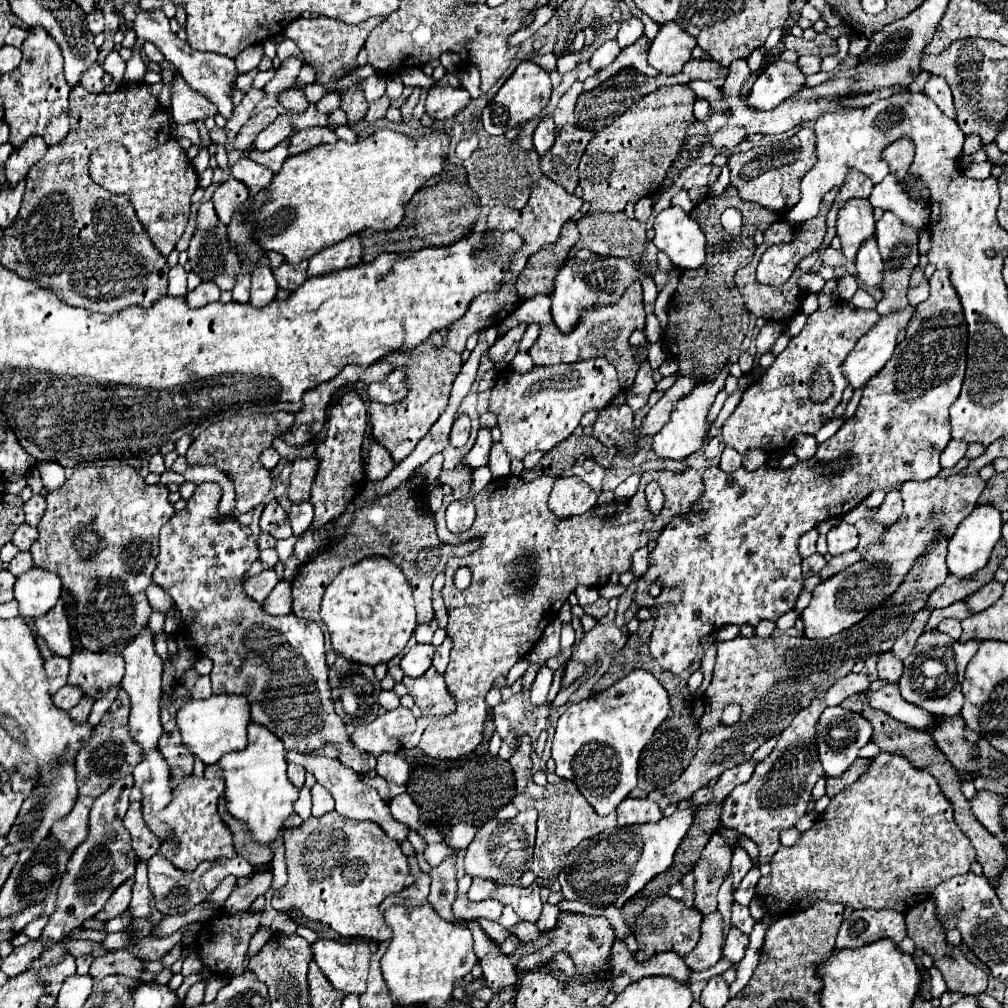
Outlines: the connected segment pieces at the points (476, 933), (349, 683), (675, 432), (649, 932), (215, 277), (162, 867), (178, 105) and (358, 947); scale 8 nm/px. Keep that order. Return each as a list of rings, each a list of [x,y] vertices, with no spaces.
[[[476,920],[467,921],[467,927],[475,939],[475,955],[483,969],[487,987],[493,993],[499,993],[503,987],[511,987],[517,983],[517,961],[515,955],[503,955],[499,947],[483,933]]]
[[[337,657],[335,665],[329,669],[329,683],[333,689],[333,695],[337,695],[335,711],[339,717],[347,719],[349,711],[345,711],[341,703],[341,689],[349,689],[357,697],[357,709],[351,715],[351,721],[373,721],[379,713],[379,693],[381,685],[375,679],[373,667],[359,667],[359,663],[345,661]]]
[[[723,367],[723,371],[719,373],[719,377],[715,381],[703,383],[701,387],[695,387],[695,391],[691,391],[691,395],[687,399],[681,399],[677,403],[677,409],[673,411],[671,421],[653,439],[653,451],[659,457],[673,459],[673,461],[683,461],[683,459],[687,459],[689,455],[693,455],[695,451],[699,451],[703,447],[705,439],[709,437],[709,427],[711,427],[709,409],[711,409],[711,405],[715,401],[715,395],[723,389],[727,375],[729,375],[729,369]]]
[[[659,897],[653,901],[651,907],[647,907],[643,911],[643,915],[639,915],[637,923],[635,923],[635,937],[639,941],[639,953],[637,953],[637,961],[647,961],[657,953],[663,951],[673,951],[681,957],[685,957],[687,953],[691,953],[699,941],[699,927],[701,927],[703,915],[697,909],[685,907],[683,901],[671,899],[671,897]]]
[[[201,203],[199,213],[197,213],[197,225],[195,225],[195,233],[191,237],[189,243],[189,263],[193,267],[193,273],[197,273],[201,277],[201,281],[213,281],[219,285],[221,291],[231,291],[235,285],[235,275],[239,273],[239,259],[235,249],[229,245],[229,237],[227,237],[227,227],[219,225],[219,217],[215,215],[213,203]]]
[[[153,855],[149,861],[149,887],[153,891],[155,903],[157,903],[157,911],[161,911],[163,915],[179,915],[179,913],[187,913],[189,909],[193,909],[197,903],[205,901],[211,891],[227,877],[227,875],[235,875],[235,877],[251,877],[255,873],[255,867],[245,861],[241,855],[233,857],[233,859],[217,859],[217,861],[207,861],[201,863],[195,871],[187,873],[187,871],[179,871],[177,867],[173,867],[167,859],[163,859],[161,855]]]
[[[175,75],[172,81],[171,109],[173,121],[177,125],[217,115],[217,107],[209,99],[203,99],[203,95],[197,91],[191,91],[181,75]]]
[[[319,939],[313,943],[313,955],[319,969],[335,989],[347,995],[361,995],[367,989],[369,959],[375,949],[375,941],[341,943],[333,939]]]

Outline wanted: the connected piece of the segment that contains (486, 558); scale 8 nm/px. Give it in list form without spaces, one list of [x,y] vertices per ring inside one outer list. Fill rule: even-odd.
[[[685,469],[683,473],[647,471],[647,473],[641,475],[639,489],[637,489],[635,497],[631,497],[631,501],[615,501],[615,503],[611,503],[611,505],[607,505],[607,507],[597,505],[597,507],[593,507],[587,515],[575,515],[575,517],[571,517],[571,519],[559,519],[559,517],[551,515],[551,511],[549,511],[549,507],[547,507],[547,497],[549,497],[549,493],[551,493],[553,481],[555,481],[555,479],[551,479],[551,477],[547,477],[547,475],[541,475],[539,479],[531,481],[531,483],[523,481],[521,477],[493,479],[493,481],[481,491],[481,495],[477,493],[477,495],[473,497],[473,503],[475,503],[475,509],[477,509],[477,519],[475,519],[473,527],[471,527],[469,531],[465,531],[465,533],[469,533],[469,537],[465,537],[465,539],[479,537],[483,543],[481,543],[481,547],[479,547],[475,553],[471,553],[471,555],[467,555],[467,557],[453,557],[453,559],[449,559],[449,563],[447,563],[447,567],[445,567],[445,577],[447,577],[447,581],[445,581],[445,587],[443,587],[443,591],[441,591],[441,595],[443,595],[443,599],[445,599],[445,605],[447,605],[447,611],[449,611],[449,625],[445,627],[445,631],[447,631],[447,637],[449,637],[451,643],[453,643],[453,649],[451,649],[451,663],[449,663],[449,667],[447,667],[447,671],[445,671],[445,683],[447,683],[447,691],[455,697],[457,707],[455,707],[455,711],[453,711],[449,717],[441,719],[441,721],[435,723],[435,725],[429,725],[429,727],[425,729],[425,733],[423,733],[421,741],[419,741],[419,749],[421,749],[425,755],[437,757],[437,759],[457,759],[457,757],[461,757],[461,755],[467,755],[467,753],[475,751],[477,745],[479,745],[481,739],[483,739],[483,725],[485,725],[485,717],[487,717],[487,705],[485,705],[485,695],[487,695],[487,691],[493,687],[493,681],[495,681],[499,675],[507,675],[509,669],[533,649],[533,645],[541,639],[543,629],[557,617],[561,605],[567,601],[567,597],[571,595],[571,591],[575,591],[577,585],[589,585],[589,587],[595,585],[595,587],[601,587],[601,585],[607,583],[607,579],[609,579],[609,575],[611,575],[613,571],[617,571],[617,573],[629,571],[631,555],[633,555],[639,547],[645,547],[649,541],[657,539],[659,533],[663,531],[663,527],[667,527],[667,523],[669,523],[675,515],[687,515],[687,513],[693,509],[693,505],[695,505],[695,503],[701,499],[701,495],[703,495],[703,479],[701,479],[701,475],[699,475],[695,469]],[[653,479],[661,485],[661,489],[663,489],[663,493],[665,493],[665,507],[663,507],[663,511],[661,511],[659,515],[653,515],[653,513],[647,509],[647,501],[645,501],[645,487],[647,487],[647,483],[653,481]],[[459,567],[469,567],[469,569],[471,569],[471,575],[473,575],[471,585],[469,585],[465,591],[459,591],[459,589],[453,585],[453,575],[455,575],[455,571],[457,571]]]

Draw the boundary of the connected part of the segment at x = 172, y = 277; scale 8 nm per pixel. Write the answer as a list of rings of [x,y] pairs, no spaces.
[[[175,265],[169,271],[169,287],[167,287],[167,295],[171,297],[185,297],[187,293],[187,273],[181,265]]]

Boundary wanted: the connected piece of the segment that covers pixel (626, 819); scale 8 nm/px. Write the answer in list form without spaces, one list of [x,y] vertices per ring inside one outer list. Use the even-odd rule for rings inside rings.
[[[625,799],[617,807],[617,823],[619,825],[639,825],[639,823],[653,823],[661,819],[659,807],[651,799]]]

